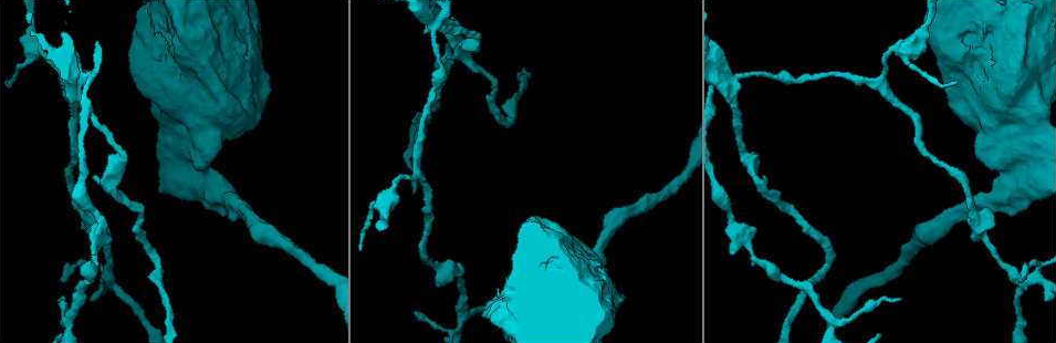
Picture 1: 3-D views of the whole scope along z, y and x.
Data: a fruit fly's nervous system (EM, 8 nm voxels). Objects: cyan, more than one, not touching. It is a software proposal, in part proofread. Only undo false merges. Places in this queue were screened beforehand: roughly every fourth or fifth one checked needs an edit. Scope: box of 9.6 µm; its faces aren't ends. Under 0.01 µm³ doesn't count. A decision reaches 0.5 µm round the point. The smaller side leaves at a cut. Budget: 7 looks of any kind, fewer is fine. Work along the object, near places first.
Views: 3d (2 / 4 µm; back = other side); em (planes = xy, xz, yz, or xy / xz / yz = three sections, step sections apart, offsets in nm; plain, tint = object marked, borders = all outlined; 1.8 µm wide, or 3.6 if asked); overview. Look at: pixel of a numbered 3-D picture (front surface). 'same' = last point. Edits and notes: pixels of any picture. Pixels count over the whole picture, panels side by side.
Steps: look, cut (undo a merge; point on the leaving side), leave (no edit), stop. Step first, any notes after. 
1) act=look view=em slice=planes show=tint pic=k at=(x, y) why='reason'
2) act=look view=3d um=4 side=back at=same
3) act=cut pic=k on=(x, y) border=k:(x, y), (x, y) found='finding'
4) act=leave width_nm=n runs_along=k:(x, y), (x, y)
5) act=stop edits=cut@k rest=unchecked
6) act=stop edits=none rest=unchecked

act=look view=em slice=xy step=4 show=tint pic=1 at=(474, 41) why='abrupt turn'

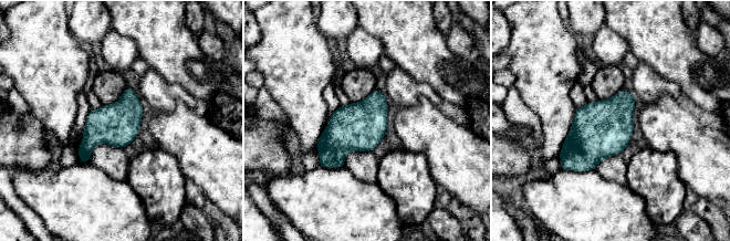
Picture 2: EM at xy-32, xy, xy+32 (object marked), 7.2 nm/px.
act=look view=em slice=planes show=borders at=same why='another direction'

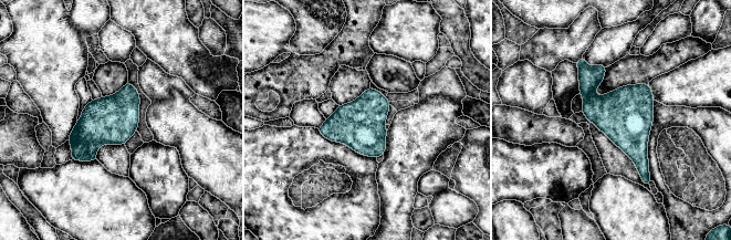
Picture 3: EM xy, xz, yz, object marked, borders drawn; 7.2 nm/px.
act=leave found='all the same neuron'

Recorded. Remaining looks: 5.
act=look view=em slice=planes show=tint pic=1 at=(78, 80) why='looks like a crossing'

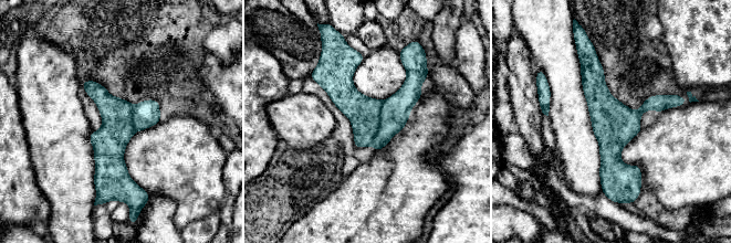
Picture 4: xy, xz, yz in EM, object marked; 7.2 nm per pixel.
act=cut pic=4 on=(364, 113) width_nm=280 border=4:(383, 102), (379, 127), (371, 144) found='a second neuron is stuck on'

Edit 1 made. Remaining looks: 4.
act=look view=3d um=4 pic=1 at=(996, 13) why='closes a loop'

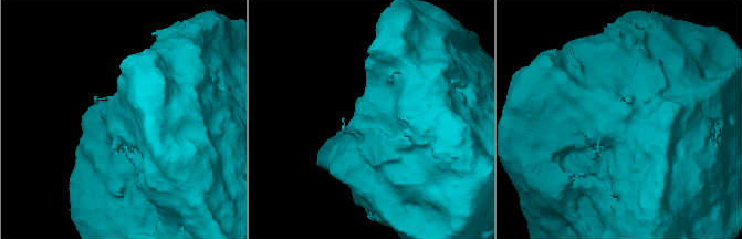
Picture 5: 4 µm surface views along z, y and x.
act=look view=em um=3.6 slice=planes show=tint pic=5 at=(625, 120) why='need the tissue'

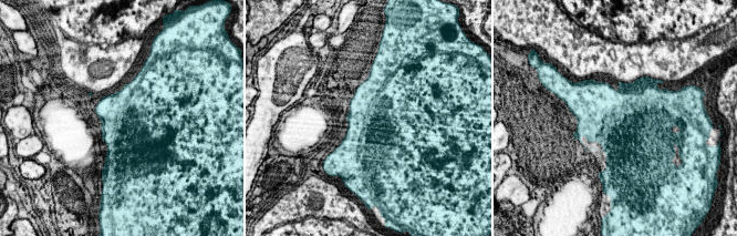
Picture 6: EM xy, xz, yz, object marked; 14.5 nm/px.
act=leave width_nm=850 found='all the same neuron'

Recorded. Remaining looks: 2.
act=stop edits=cut@4 rest=unchecked

